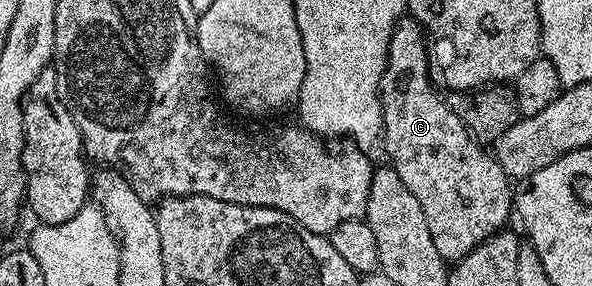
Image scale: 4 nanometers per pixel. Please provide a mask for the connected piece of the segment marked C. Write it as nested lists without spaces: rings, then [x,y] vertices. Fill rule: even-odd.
[[[403,16],[394,26],[384,76],[378,85],[382,128],[389,165],[404,180],[408,192],[420,200],[436,252],[447,264],[453,264],[509,223],[514,196],[512,180],[493,153],[482,151],[485,149],[462,123],[457,109],[434,91],[425,37],[422,23],[415,18]]]

